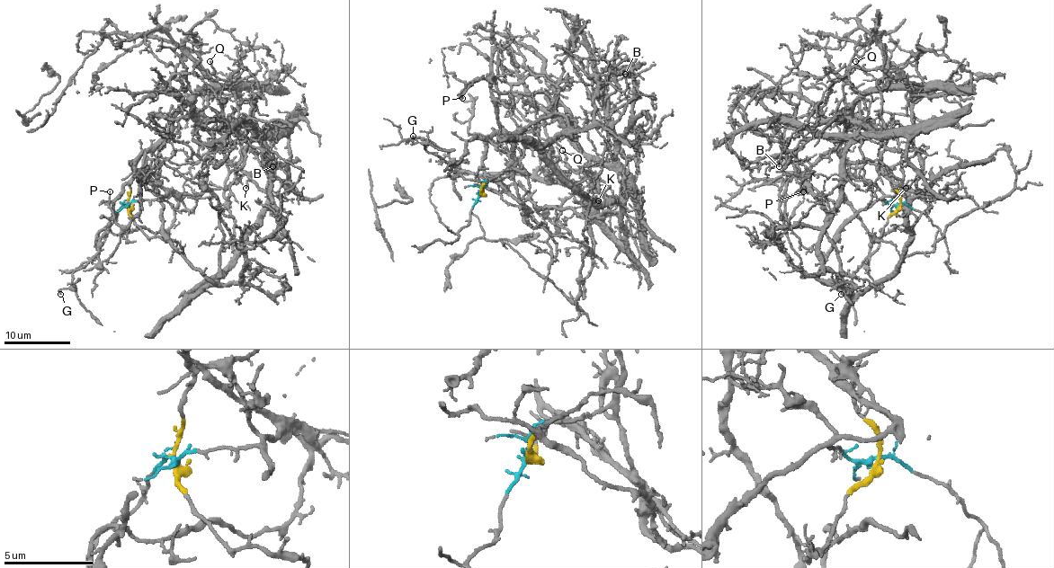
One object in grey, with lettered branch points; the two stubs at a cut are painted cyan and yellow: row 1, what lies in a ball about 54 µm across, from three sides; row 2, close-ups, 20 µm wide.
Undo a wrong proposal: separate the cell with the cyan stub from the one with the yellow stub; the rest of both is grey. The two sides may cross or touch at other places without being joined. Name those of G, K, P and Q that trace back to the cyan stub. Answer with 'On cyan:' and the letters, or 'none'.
On cyan: K, Q

